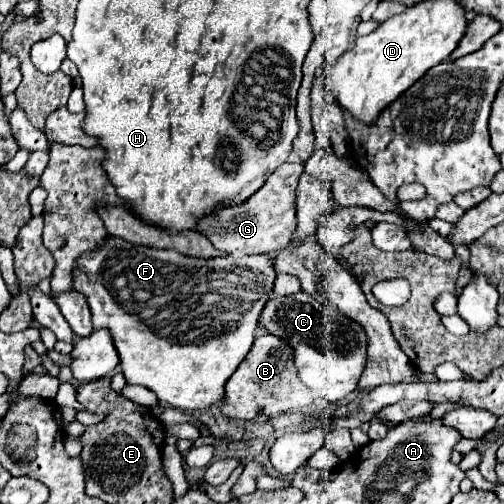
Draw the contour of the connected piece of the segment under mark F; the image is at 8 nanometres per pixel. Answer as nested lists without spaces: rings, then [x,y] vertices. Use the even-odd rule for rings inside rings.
[[[114,236],[108,238],[106,246],[100,252],[84,254],[78,260],[78,266],[74,266],[74,286],[78,292],[88,296],[94,328],[96,330],[98,328],[110,328],[126,382],[146,386],[148,390],[152,390],[158,396],[160,402],[166,402],[166,404],[180,408],[180,410],[206,410],[206,408],[224,400],[224,384],[236,372],[236,368],[246,358],[246,354],[250,352],[250,348],[254,344],[256,328],[258,328],[258,314],[262,312],[262,306],[266,304],[266,298],[272,292],[274,278],[276,278],[276,274],[272,268],[272,254],[264,254],[264,256],[244,256],[244,254],[234,256],[234,254],[230,254],[226,258],[204,260],[204,258],[188,258],[188,256],[182,256],[174,250],[156,250],[156,248],[148,248],[148,246],[136,246],[136,244],[130,244],[130,242],[126,242],[122,238],[114,238]]]

